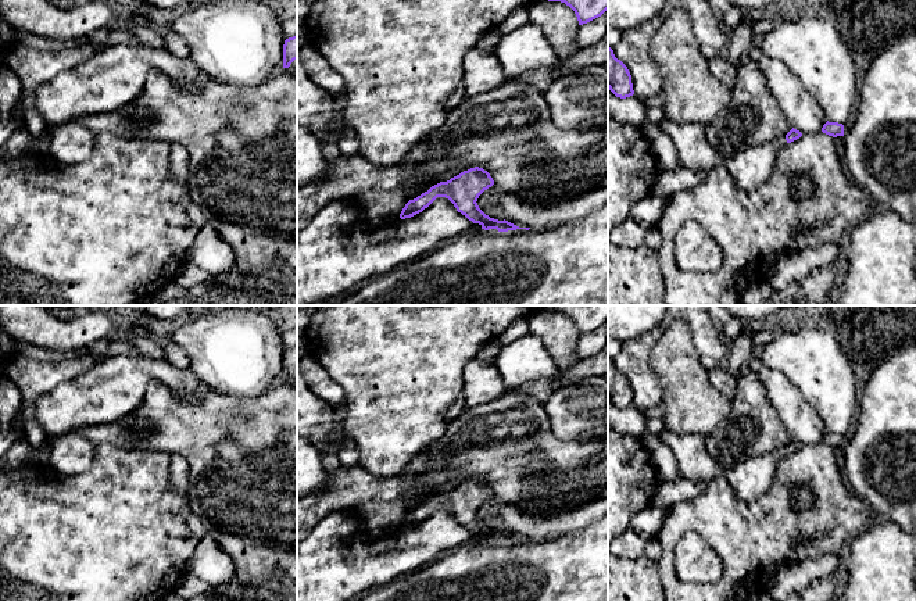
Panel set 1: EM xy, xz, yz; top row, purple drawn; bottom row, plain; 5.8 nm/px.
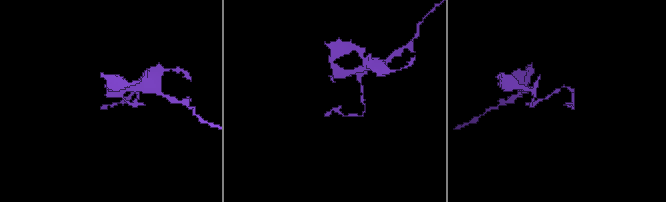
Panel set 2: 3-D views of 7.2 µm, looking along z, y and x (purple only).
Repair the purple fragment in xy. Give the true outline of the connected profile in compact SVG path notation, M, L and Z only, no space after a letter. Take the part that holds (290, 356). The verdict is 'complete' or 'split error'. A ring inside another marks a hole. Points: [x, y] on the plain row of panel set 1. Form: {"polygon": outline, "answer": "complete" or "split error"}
{"polygon": "M293 347L285 351L283 379L289 379L294 371L297 371L297 347Z", "answer": "complete"}

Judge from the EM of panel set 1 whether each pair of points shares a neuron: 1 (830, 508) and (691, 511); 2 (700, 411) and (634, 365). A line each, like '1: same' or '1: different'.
1: same
2: different

